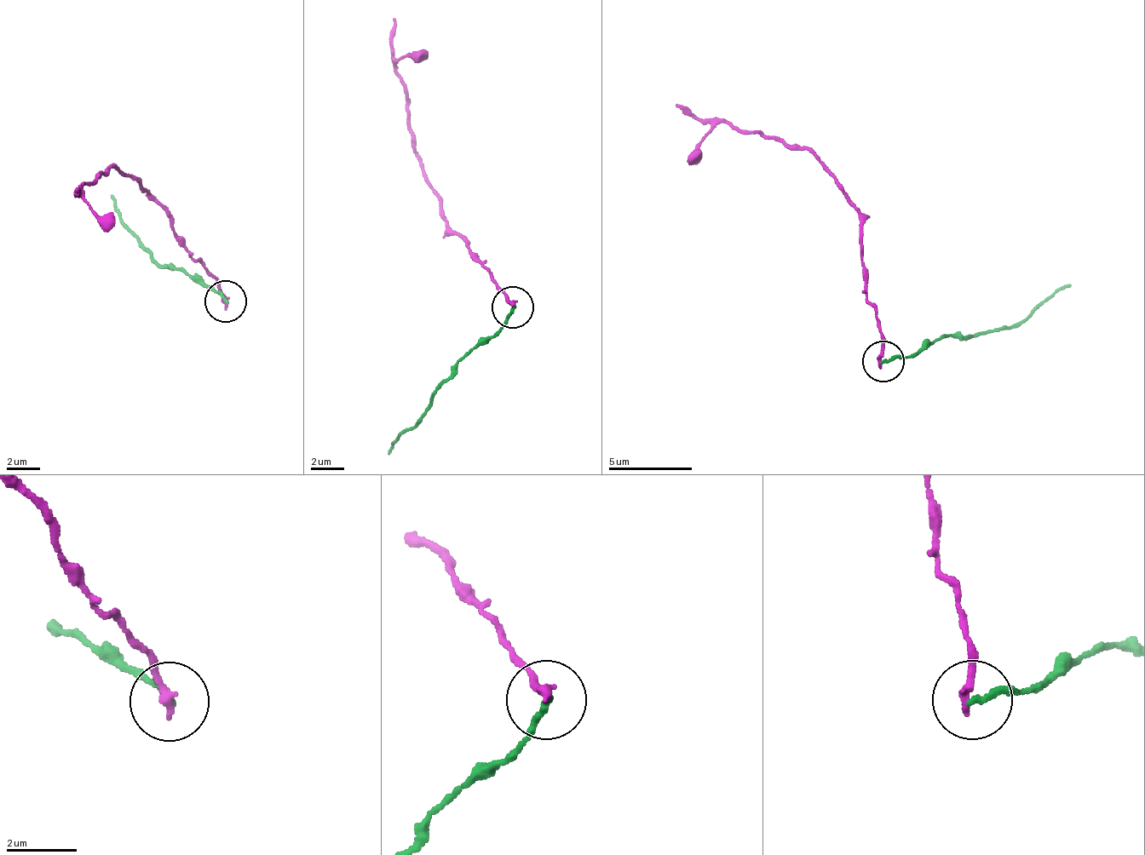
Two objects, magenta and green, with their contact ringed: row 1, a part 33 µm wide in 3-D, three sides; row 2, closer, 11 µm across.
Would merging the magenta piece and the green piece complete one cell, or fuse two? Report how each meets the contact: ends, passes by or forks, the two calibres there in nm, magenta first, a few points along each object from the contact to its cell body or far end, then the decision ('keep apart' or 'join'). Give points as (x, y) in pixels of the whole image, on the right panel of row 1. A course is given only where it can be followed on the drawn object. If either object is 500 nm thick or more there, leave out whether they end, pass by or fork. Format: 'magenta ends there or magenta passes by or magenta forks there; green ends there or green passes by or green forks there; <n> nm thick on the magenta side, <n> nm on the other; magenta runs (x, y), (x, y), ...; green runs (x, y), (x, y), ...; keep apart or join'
magenta ends there; green ends there; 240 nm thick on the magenta side, 170 nm on the other; magenta runs (882, 362), (882, 337), (867, 300), (861, 220), (807, 146), (716, 122), (689, 161); green runs (882, 362), (899, 360), (952, 334), (974, 335), (1013, 329), (1069, 285); keep apart

